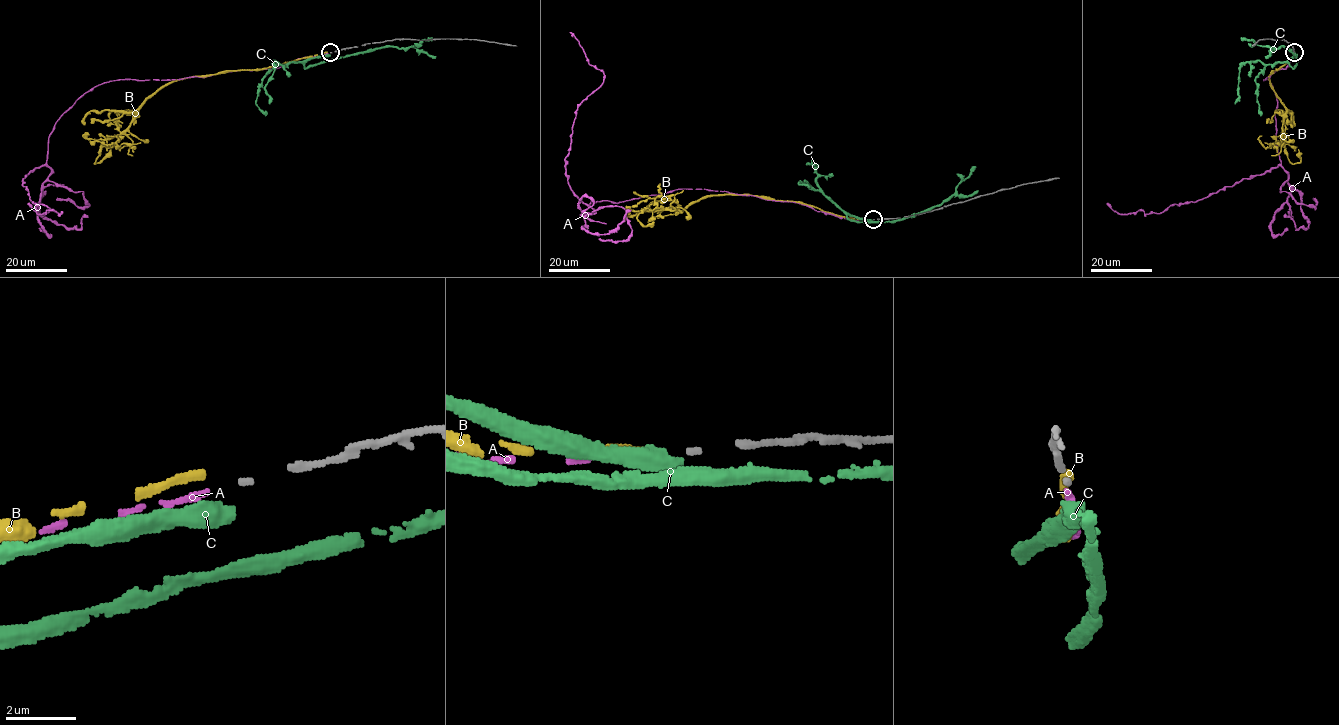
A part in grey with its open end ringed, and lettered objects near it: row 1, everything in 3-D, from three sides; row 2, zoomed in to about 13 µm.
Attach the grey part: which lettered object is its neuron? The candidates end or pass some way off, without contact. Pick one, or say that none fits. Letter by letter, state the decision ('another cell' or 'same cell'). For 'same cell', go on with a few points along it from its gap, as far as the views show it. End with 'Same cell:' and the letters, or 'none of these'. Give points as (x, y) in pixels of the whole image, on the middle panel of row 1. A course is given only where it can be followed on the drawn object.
A: same cell | via (870, 219), (706, 189), (588, 206), (568, 184), (565, 158), (577, 108), (603, 75), (570, 32)
B: another cell
C: another cell
Same cell: A

